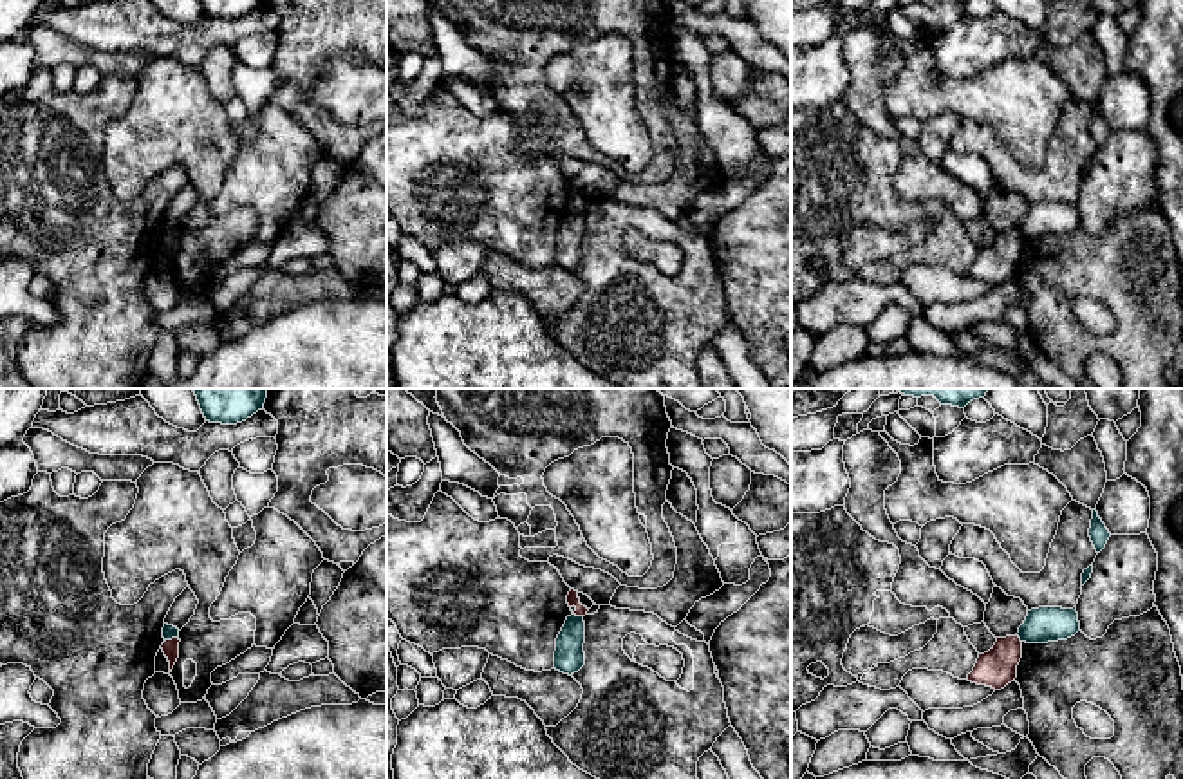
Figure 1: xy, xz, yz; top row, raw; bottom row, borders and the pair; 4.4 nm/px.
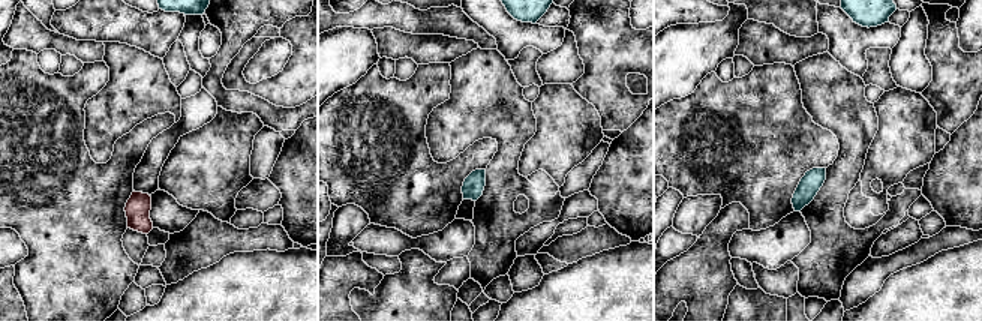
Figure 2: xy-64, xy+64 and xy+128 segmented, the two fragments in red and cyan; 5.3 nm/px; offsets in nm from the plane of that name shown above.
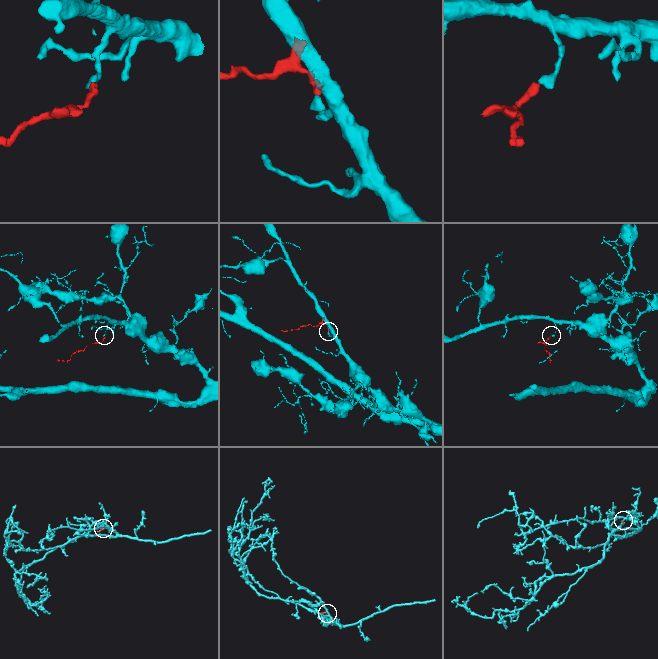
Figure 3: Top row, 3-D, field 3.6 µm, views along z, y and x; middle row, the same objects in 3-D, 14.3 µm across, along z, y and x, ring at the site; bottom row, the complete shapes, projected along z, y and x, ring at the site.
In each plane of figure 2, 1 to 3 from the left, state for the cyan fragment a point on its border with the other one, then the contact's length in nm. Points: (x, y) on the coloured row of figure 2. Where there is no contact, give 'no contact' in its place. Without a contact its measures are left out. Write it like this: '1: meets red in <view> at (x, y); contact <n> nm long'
1: no contact
2: no contact
3: no contact

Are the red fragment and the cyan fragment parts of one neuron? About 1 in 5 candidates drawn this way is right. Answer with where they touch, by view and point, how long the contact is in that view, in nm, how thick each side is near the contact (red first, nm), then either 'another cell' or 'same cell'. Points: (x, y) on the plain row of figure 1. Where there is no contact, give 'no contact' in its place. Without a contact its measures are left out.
contact xy (172, 234); length 60 nm; calibres 80 and 60 nm; another cell

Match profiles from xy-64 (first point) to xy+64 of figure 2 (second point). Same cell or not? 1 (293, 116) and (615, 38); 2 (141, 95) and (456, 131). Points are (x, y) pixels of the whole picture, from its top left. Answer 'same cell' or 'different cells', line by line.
1: same cell
2: same cell

